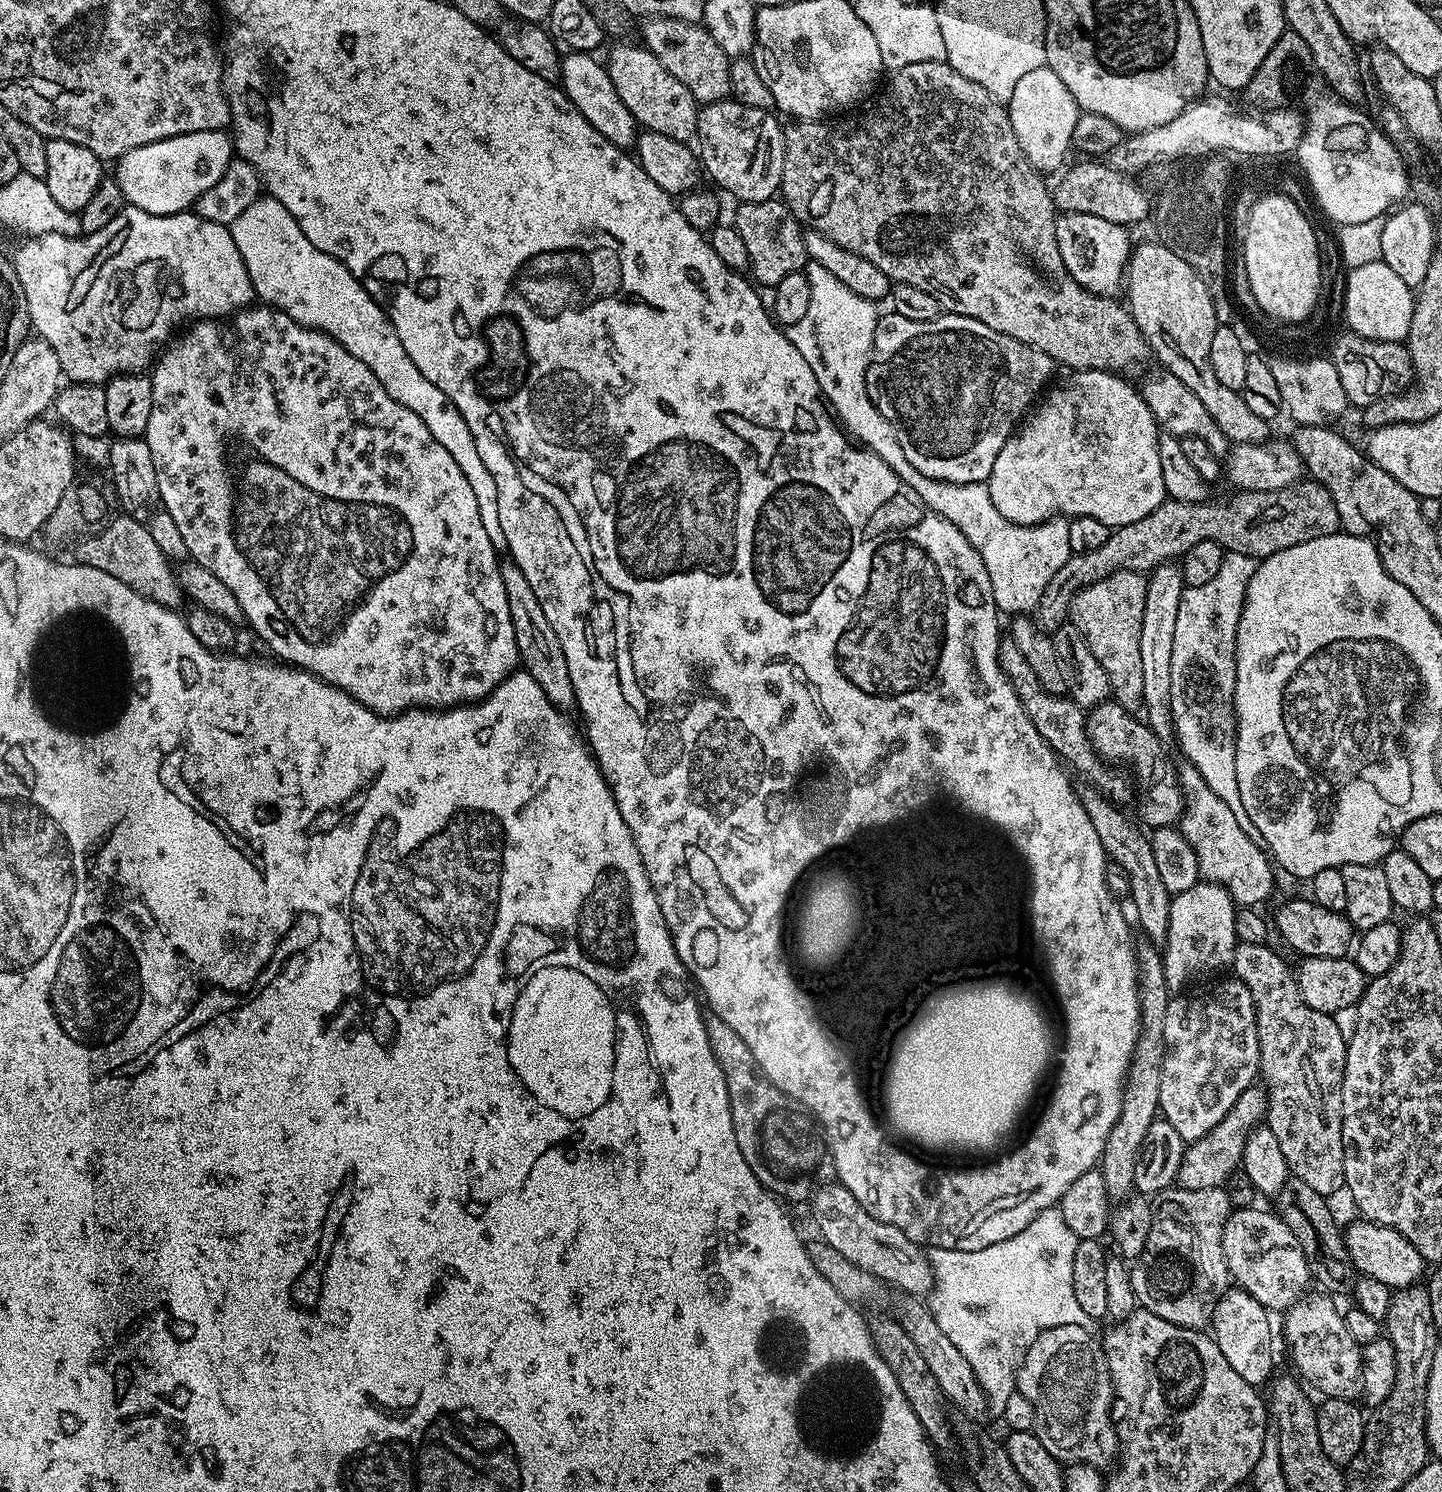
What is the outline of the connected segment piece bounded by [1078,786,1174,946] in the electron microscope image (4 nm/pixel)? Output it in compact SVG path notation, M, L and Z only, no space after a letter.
M1087 787L1079 789L1080 805L1090 818L1090 826L1094 826L1094 831L1098 834L1098 842L1102 842L1104 855L1126 874L1132 908L1136 911L1136 920L1140 923L1141 930L1148 935L1145 936L1147 943L1164 946L1170 930L1170 908L1174 896L1166 890L1166 885L1162 882L1154 859L1154 850L1151 848L1151 839L1134 828L1120 813L1123 811L1099 788Z

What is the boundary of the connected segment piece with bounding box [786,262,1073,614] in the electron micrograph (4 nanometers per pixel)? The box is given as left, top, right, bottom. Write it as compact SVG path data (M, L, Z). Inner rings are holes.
M808 262L802 271L810 282L810 306L806 315L798 322L787 325L788 341L806 358L806 366L814 370L814 378L820 387L820 395L824 397L829 409L834 413L845 432L855 443L868 448L934 514L946 518L978 550L982 558L982 566L986 566L986 574L990 574L990 590L994 594L994 602L1001 613L1032 614L1039 609L1040 599L1050 586L1050 578L1066 566L1073 553L1070 550L1070 526L1065 517L1053 516L1040 524L1015 524L1002 514L998 514L998 506L990 498L987 483L983 484L951 484L941 480L926 478L906 458L902 446L898 446L898 434L894 434L894 426L882 418L878 406L870 398L866 390L866 370L868 360L872 356L874 330L878 319L877 305L873 301L854 294L830 270L822 270L822 266Z

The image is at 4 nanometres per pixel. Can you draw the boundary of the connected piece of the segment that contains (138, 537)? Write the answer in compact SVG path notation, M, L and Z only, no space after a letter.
M120 514L117 520L109 519L99 532L83 537L76 546L75 563L102 570L102 574L110 574L110 578L118 578L118 582L158 602L163 608L176 610L181 607L180 603L185 602L186 596L177 584L173 565L155 544L147 523L141 522L137 517Z

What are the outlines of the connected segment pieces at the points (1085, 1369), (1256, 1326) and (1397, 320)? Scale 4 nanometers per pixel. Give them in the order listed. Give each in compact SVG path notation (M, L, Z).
M1058 1326L1049 1328L1030 1346L1016 1371L1016 1391L1022 1393L1034 1406L1036 1427L1042 1446L1054 1454L1061 1464L1089 1464L1101 1470L1107 1469L1107 1464L1115 1465L1118 1460L1120 1438L1117 1425L1112 1425L1112 1375L1104 1357L1104 1349L1092 1337L1093 1333L1082 1326Z
M1238 1286L1231 1287L1221 1298L1216 1300L1210 1314L1212 1337L1219 1350L1225 1355L1226 1362L1229 1362L1230 1366L1255 1388L1261 1387L1260 1384L1264 1382L1266 1384L1274 1374L1272 1373L1274 1368L1274 1344L1269 1316L1271 1316L1269 1311L1260 1302Z
M1383 259L1366 262L1366 266L1358 266L1347 273L1348 285L1344 288L1344 316L1348 319L1347 327L1358 336L1365 336L1378 342L1394 342L1399 344L1407 341L1410 330L1410 318L1414 303L1414 292L1409 284L1402 282L1394 270L1385 264Z

